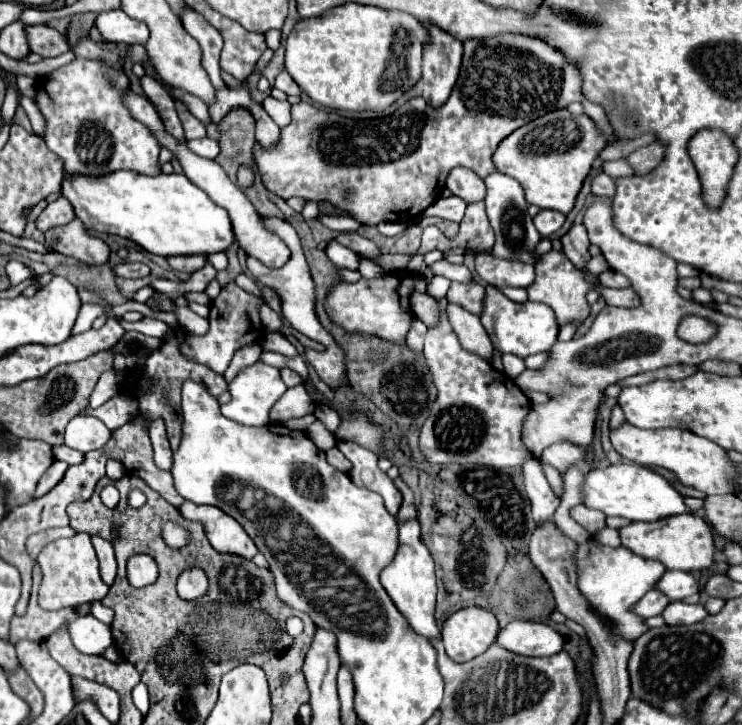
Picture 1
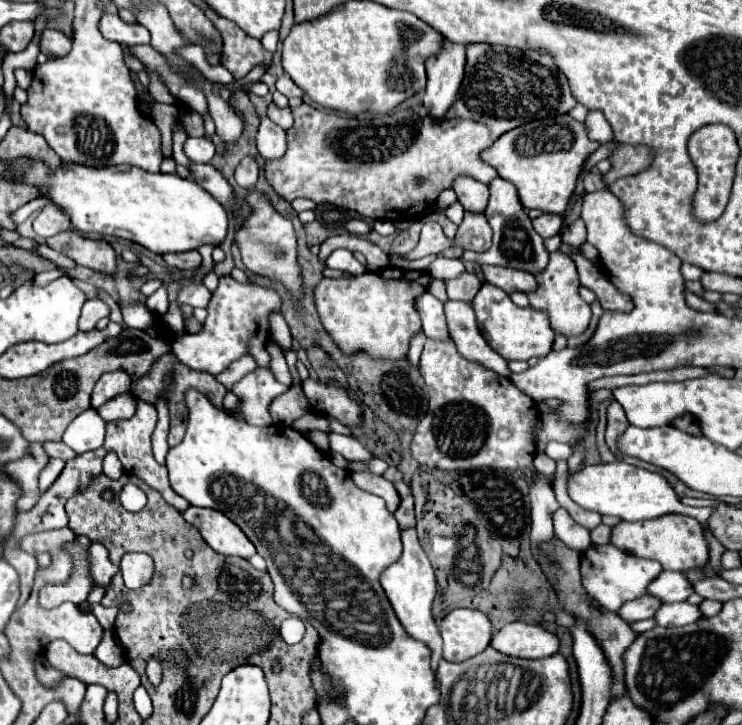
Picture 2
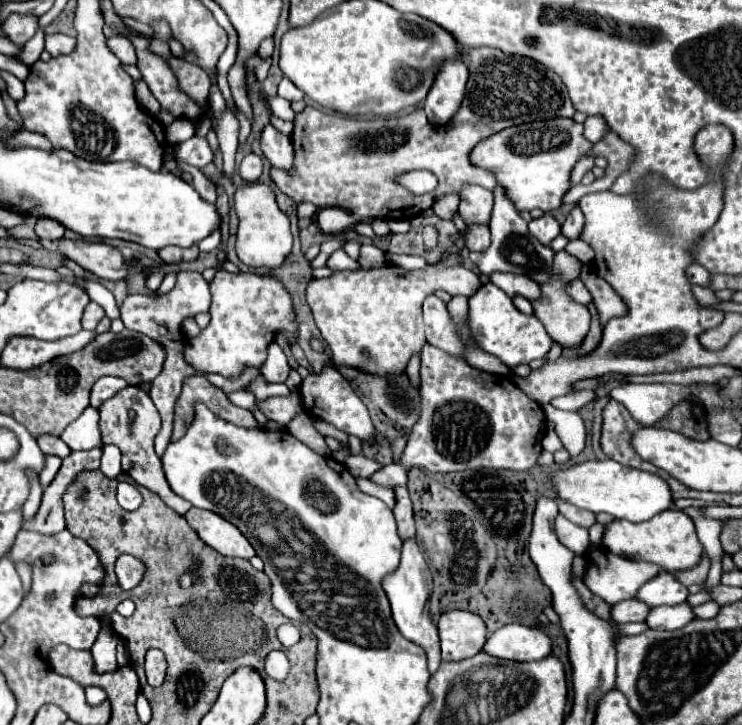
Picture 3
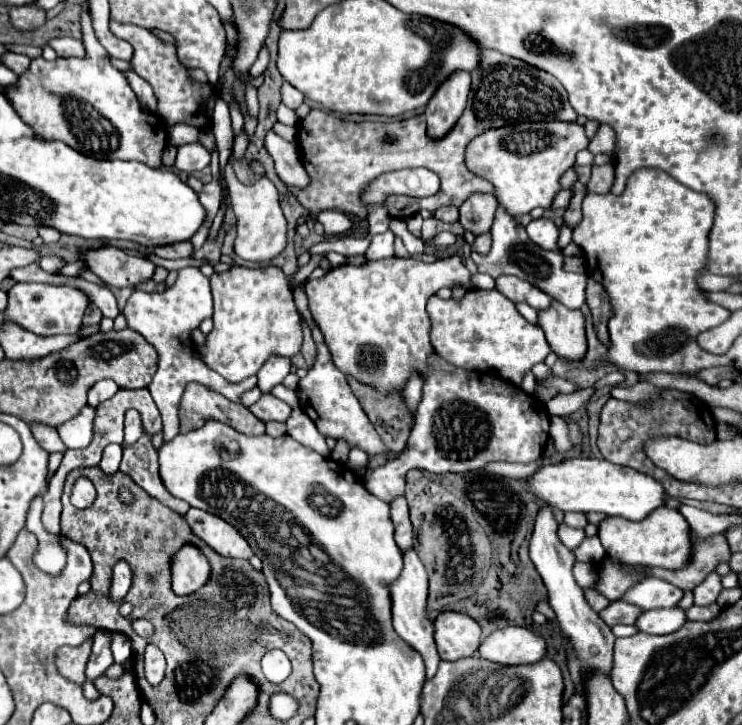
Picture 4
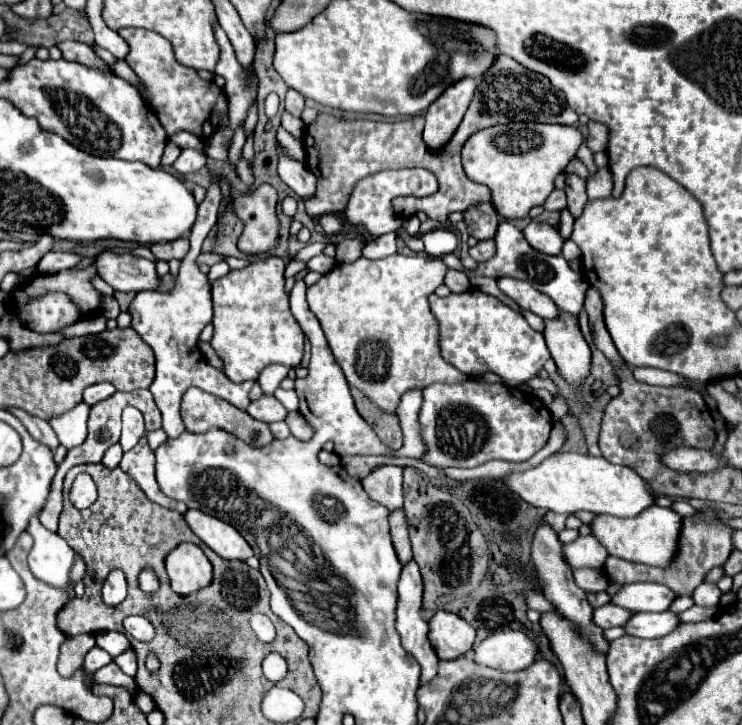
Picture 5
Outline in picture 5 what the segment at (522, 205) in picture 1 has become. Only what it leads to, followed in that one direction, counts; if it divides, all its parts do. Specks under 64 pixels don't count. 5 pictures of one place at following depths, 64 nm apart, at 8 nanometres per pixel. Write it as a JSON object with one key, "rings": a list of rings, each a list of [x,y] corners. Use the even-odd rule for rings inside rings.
{"rings":[[[500,218],[494,242],[496,242],[496,254],[490,260],[486,260],[486,262],[478,262],[478,270],[482,272],[482,276],[490,276],[490,278],[510,276],[510,278],[518,278],[518,280],[530,282],[536,290],[548,294],[560,310],[570,312],[570,314],[578,314],[582,310],[584,292],[588,290],[590,282],[586,280],[586,276],[582,272],[570,270],[568,262],[562,256],[548,256],[548,254],[540,254],[538,250],[534,250],[526,242],[522,230],[518,230],[506,218]]]}

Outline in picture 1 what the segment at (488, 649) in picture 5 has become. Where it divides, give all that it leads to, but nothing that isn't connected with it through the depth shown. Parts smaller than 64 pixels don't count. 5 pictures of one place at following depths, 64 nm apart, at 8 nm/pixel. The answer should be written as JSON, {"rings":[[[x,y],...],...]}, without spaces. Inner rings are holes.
{"rings":[[[514,620],[500,630],[496,644],[522,656],[554,656],[562,650],[564,638],[544,622]]]}

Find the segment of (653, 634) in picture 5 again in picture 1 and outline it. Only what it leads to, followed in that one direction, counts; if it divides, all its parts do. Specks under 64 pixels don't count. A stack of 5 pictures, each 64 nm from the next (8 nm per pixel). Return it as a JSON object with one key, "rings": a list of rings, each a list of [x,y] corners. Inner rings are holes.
{"rings":[[[670,602],[670,606],[666,606],[662,616],[664,616],[666,624],[676,626],[676,624],[698,624],[708,616],[708,612],[706,612],[704,604]]]}

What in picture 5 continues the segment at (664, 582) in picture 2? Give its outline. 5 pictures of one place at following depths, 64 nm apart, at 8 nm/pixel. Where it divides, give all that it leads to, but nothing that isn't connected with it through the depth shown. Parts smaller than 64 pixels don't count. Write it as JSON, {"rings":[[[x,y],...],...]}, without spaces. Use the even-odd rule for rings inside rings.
{"rings":[[[636,582],[626,584],[612,602],[618,606],[626,606],[630,612],[664,612],[670,608],[672,600],[676,598],[676,592],[672,592],[668,586],[658,582]]]}

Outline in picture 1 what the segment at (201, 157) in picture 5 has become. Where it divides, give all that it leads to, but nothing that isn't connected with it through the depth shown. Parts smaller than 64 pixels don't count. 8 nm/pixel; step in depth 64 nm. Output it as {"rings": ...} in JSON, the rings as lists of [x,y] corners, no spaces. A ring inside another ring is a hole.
{"rings":[[[200,138],[200,140],[190,140],[188,142],[190,150],[194,150],[194,154],[202,156],[202,158],[210,158],[214,160],[220,154],[220,142],[214,138]]]}

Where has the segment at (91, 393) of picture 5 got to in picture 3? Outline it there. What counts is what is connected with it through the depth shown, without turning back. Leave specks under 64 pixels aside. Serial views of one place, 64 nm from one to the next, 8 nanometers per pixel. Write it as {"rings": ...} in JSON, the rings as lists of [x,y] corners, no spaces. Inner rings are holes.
{"rings":[[[102,376],[94,386],[92,386],[92,394],[90,394],[90,406],[100,408],[108,398],[116,396],[122,388],[126,388],[126,380],[124,378],[116,378],[116,376]]]}

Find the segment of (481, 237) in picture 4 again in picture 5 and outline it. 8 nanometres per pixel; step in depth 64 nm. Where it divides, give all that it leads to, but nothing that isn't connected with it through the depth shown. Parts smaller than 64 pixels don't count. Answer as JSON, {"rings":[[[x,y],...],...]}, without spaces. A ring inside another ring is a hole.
{"rings":[[[480,240],[474,248],[470,248],[470,256],[476,262],[482,262],[482,260],[492,258],[494,256],[494,242],[492,240]]]}

